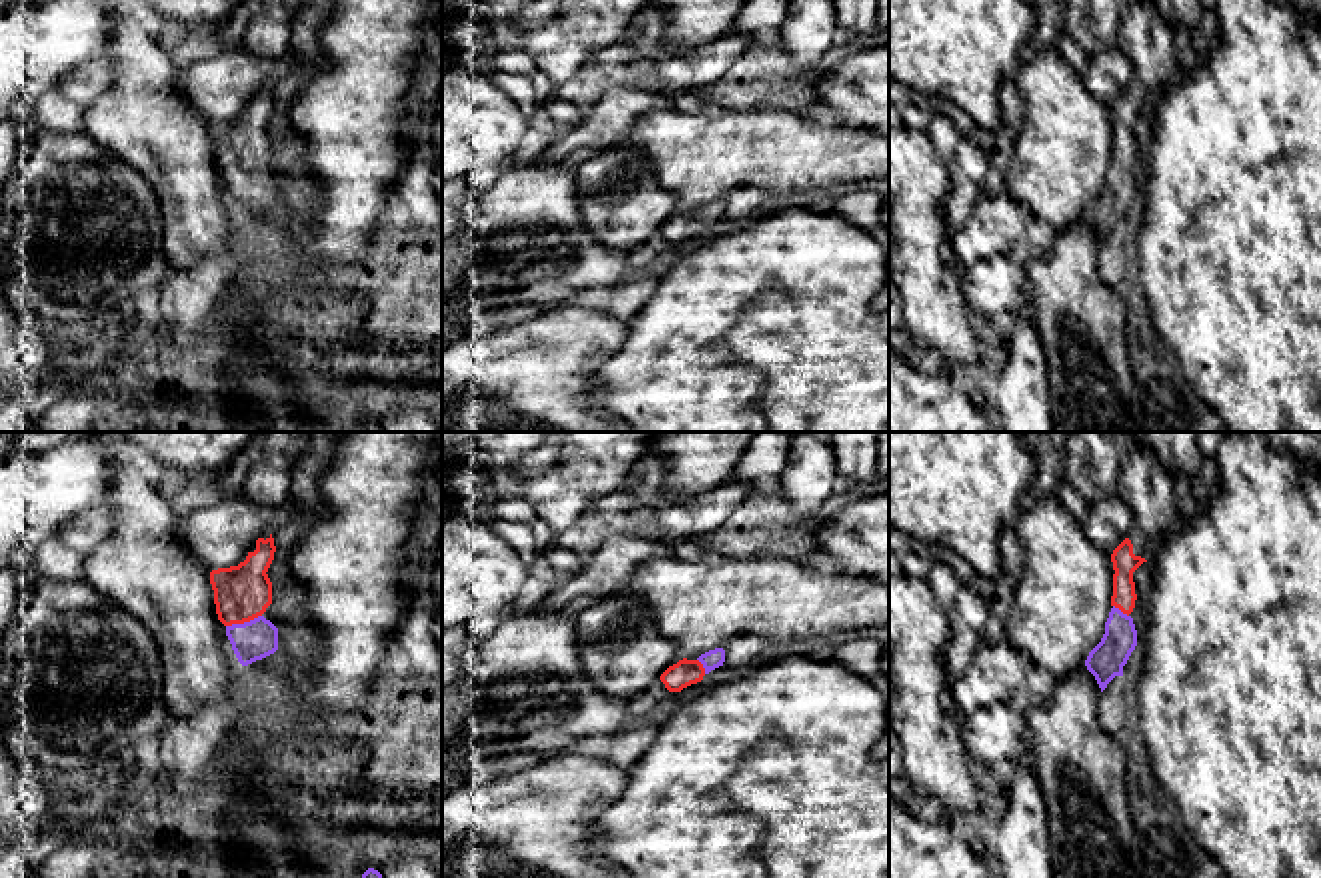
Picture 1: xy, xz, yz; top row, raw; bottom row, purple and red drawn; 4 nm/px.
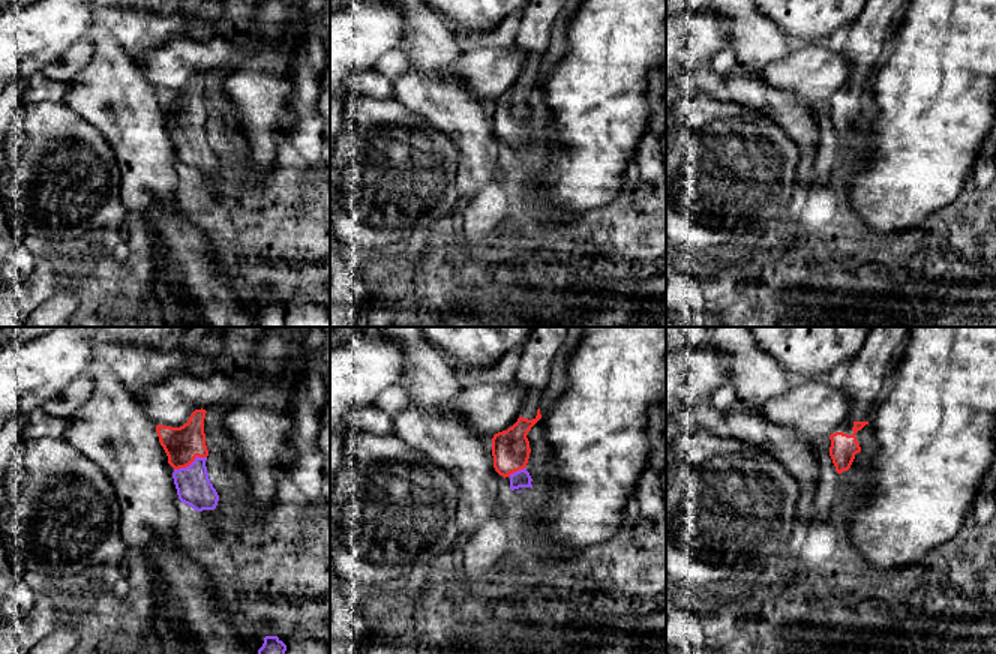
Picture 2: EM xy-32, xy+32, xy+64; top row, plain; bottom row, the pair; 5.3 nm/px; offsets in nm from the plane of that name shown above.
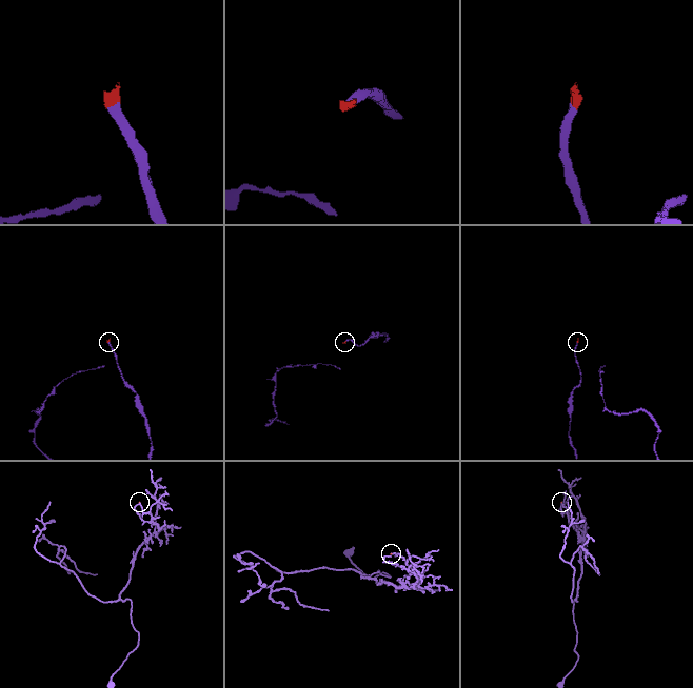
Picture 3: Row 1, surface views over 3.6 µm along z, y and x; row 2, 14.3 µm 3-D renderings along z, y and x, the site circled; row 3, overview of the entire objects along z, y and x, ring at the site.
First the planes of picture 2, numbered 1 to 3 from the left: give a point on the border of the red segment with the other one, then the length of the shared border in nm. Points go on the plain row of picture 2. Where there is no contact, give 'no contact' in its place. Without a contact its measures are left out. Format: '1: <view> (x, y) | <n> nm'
1: xy-32 (191, 128) | 190 nm
2: xy+32 (516, 135) | 110 nm
3: no contact

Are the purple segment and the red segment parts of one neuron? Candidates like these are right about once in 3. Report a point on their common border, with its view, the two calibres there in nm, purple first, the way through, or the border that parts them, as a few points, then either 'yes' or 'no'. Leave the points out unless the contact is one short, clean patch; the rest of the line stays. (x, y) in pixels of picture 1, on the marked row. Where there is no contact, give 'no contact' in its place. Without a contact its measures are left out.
meets purple in xy at (244, 622); 160 nm thick on the purple side, 220 nm on the other; runs through xy (252, 640), (244, 622), (242, 592); yes

